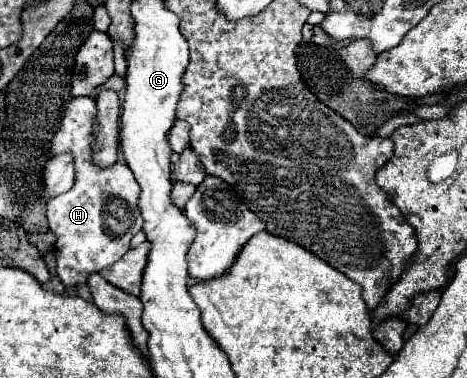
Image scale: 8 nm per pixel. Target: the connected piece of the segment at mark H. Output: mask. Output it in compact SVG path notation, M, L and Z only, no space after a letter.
M71 99L63 113L59 131L49 145L51 157L65 151L71 151L75 155L75 185L71 187L71 191L57 195L47 203L49 229L57 235L57 273L69 289L73 289L77 283L85 283L91 273L101 271L103 267L109 267L117 259L121 259L121 255L131 249L129 241L133 239L133 235L143 227L143 217L137 209L139 185L129 167L115 163L109 169L99 169L91 163L91 131L95 113L97 109L93 99Z

